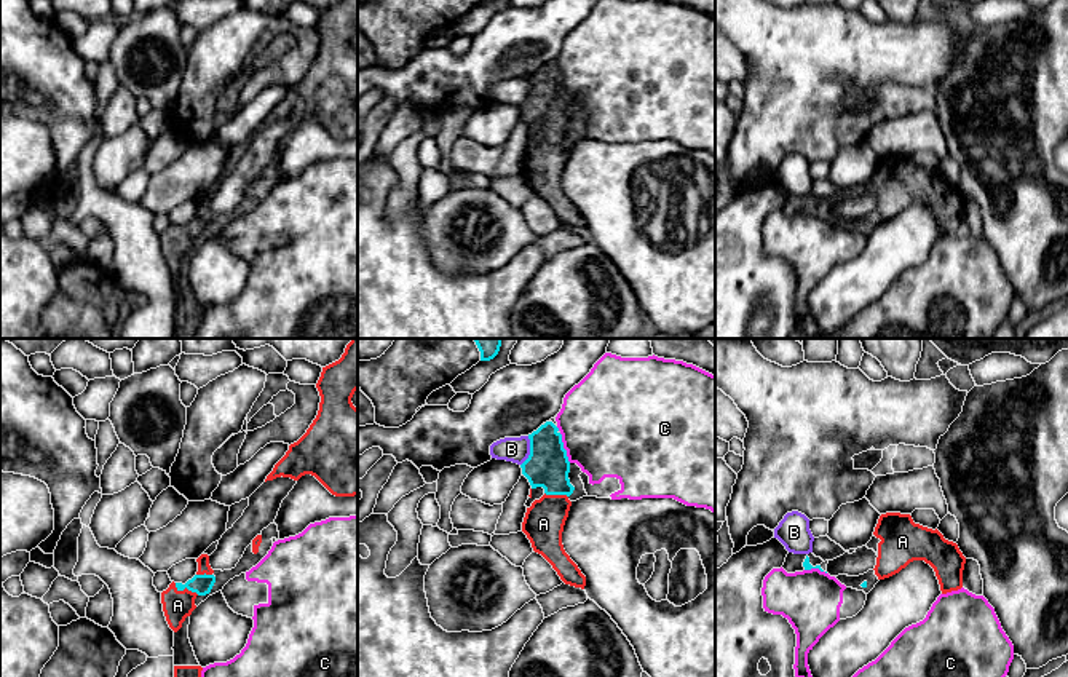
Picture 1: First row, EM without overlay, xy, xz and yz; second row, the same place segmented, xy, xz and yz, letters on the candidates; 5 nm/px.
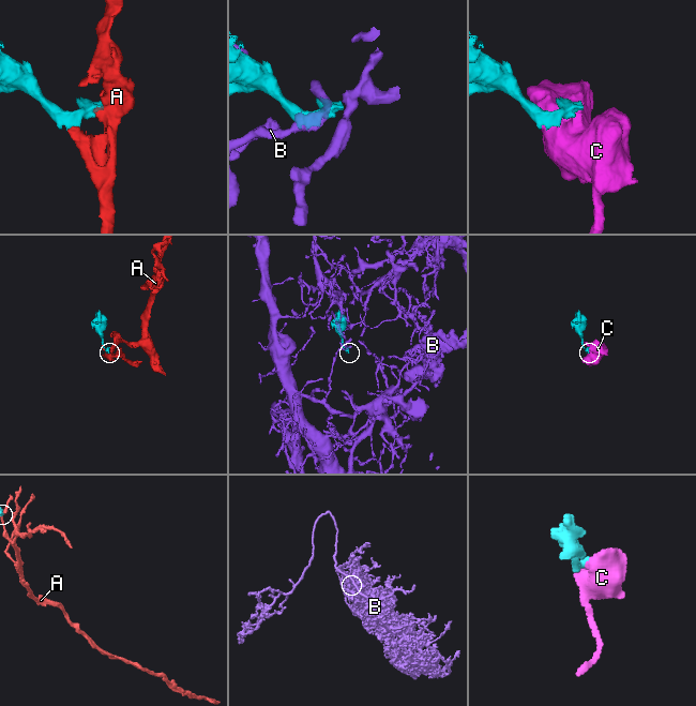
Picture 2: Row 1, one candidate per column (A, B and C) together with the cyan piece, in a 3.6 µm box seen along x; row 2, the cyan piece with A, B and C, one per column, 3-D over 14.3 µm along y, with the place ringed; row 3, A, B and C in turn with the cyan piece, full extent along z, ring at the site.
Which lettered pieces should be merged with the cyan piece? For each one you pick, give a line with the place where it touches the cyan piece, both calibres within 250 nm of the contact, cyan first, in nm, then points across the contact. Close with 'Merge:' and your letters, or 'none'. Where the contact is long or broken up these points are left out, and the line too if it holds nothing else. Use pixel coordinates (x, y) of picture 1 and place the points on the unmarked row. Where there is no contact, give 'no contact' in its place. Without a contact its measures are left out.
A: xy (185, 229) | 100/150 nm
Merge: A

